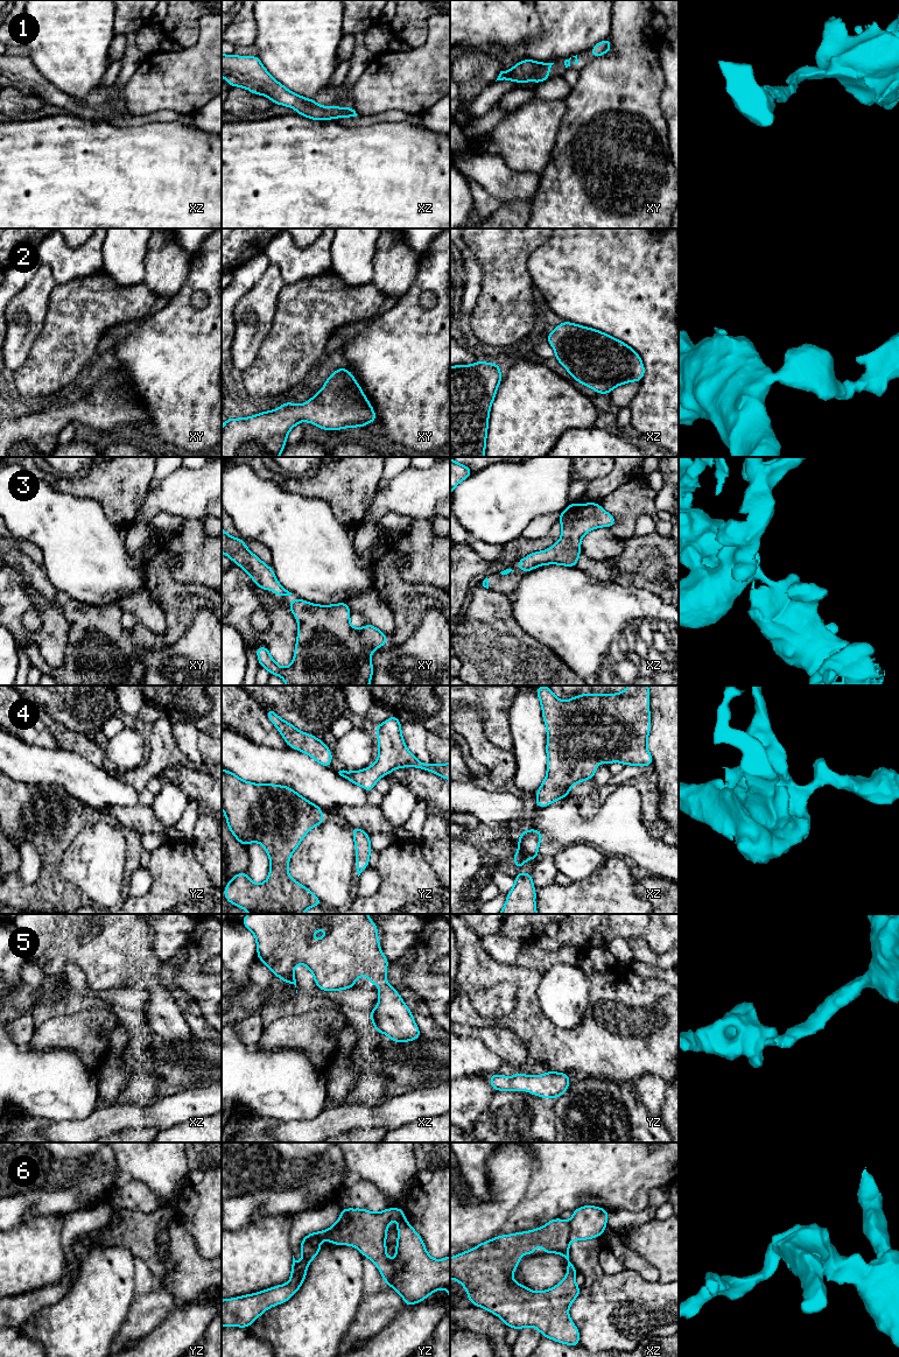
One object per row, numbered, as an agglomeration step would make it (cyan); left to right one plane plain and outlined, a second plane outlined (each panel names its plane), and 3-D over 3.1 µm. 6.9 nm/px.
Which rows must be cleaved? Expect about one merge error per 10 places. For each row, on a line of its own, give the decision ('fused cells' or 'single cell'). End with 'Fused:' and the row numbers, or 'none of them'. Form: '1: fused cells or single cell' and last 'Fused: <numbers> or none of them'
1: single cell
2: single cell
3: single cell
4: single cell
5: single cell
6: fused cells
Fused: 6

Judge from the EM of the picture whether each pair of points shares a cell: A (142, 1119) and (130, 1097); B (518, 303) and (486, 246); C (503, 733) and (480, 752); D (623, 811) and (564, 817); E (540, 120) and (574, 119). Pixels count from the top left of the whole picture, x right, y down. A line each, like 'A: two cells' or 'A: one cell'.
A: two cells
B: one cell
C: two cells
D: one cell
E: two cells

